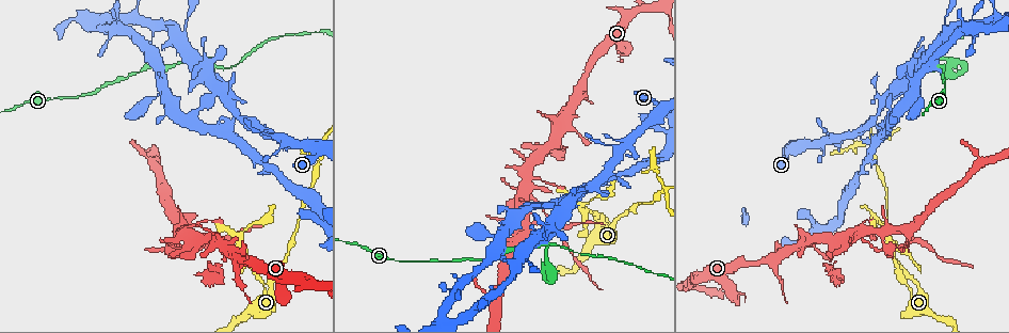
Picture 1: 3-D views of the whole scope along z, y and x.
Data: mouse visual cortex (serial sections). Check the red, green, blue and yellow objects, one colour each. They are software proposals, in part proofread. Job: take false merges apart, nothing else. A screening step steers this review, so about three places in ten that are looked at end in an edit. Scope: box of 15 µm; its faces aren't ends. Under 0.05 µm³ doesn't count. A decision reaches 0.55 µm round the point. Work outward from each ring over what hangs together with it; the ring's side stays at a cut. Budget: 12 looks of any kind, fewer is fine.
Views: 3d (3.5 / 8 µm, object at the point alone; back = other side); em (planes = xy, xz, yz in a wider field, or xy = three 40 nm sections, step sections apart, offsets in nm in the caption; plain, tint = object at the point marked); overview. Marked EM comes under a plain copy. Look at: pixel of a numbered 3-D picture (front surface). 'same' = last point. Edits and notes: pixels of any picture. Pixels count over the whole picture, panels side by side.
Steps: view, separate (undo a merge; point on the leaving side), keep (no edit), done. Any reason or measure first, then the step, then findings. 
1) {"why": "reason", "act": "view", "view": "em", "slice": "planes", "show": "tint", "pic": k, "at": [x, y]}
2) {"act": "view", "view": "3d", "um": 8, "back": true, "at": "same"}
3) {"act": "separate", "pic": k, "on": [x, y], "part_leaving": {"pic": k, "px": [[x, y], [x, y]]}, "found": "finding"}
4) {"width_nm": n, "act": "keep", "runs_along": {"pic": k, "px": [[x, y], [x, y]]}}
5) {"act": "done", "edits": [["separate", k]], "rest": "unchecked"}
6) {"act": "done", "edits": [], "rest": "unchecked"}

{"why": "calibre changes", "act": "view", "view": "em", "slice": "xy", "step": 5, "show": "tint", "pic": 1, "at": [626, 210]}

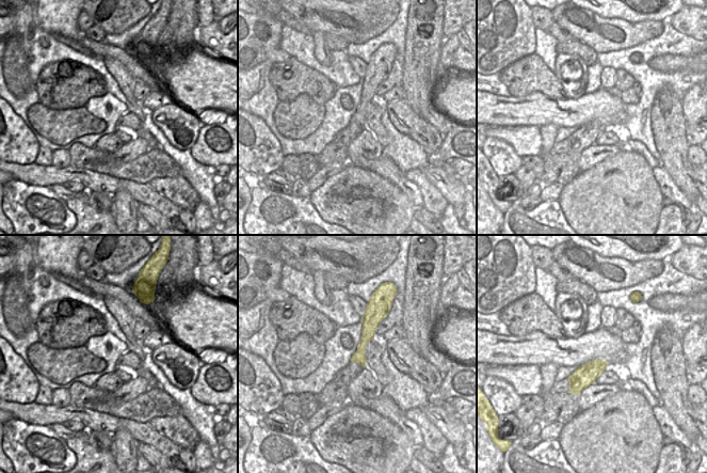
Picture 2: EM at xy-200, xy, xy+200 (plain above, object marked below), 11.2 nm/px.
{"why": "wider look", "act": "view", "view": "3d", "um": 3.5, "at": "same"}

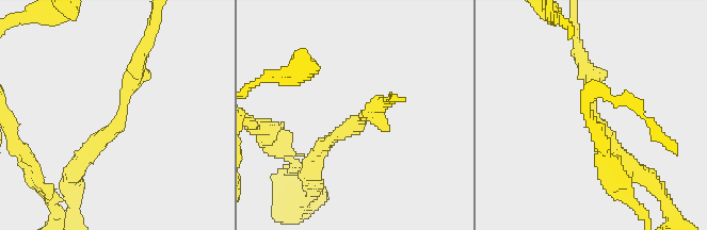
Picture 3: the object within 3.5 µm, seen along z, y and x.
{"arm_widths_nm": [200, 250], "act": "keep", "runs_along": {"pic": 2, "px": [[368, 310], [363, 362]]}, "found": "one cell here"}

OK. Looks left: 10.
{"why": "three-way junction", "act": "view", "view": "3d", "um": 3.5, "pic": 1, "at": [548, 247]}

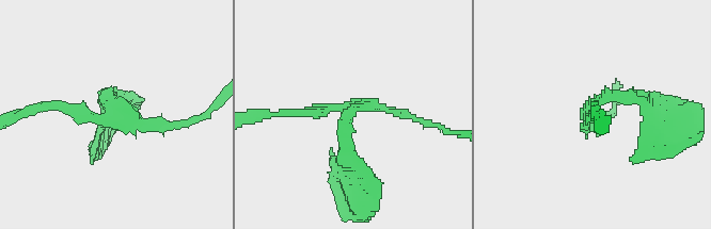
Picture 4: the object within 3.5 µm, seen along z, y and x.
{"arms": 3, "arm_widths_nm": [150, 150, 200], "why": "need the tissue", "act": "view", "view": "em", "slice": "xy", "step": 3, "show": "tint", "pic": 4, "at": [350, 106]}

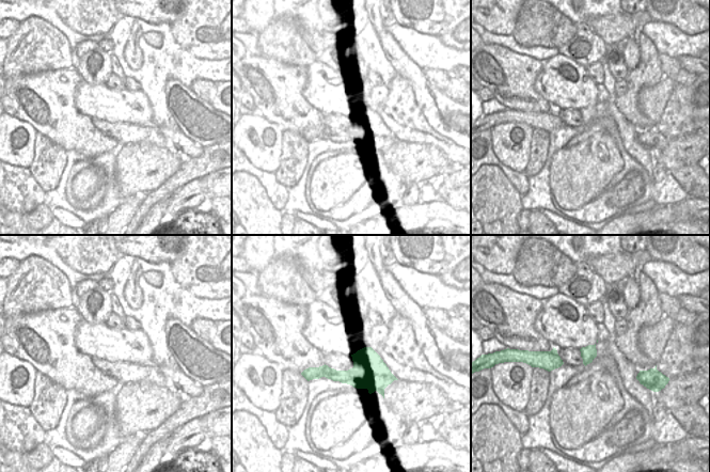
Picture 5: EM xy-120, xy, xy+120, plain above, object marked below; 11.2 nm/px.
{"act": "separate", "pic": 4, "on": [342, 138], "found": "two cells meet here"}

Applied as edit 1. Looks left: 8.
{"why": "three-way junction", "act": "view", "view": "em", "slice": "xy", "step": 2, "show": "tint", "pic": 1, "at": [562, 210]}

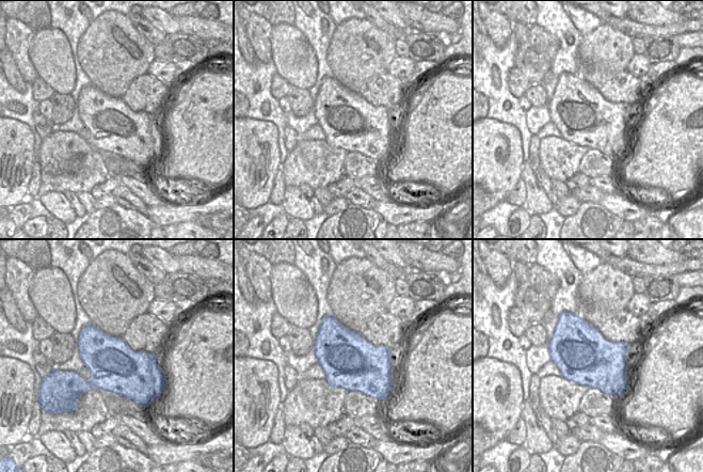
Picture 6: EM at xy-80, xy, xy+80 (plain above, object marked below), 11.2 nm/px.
{"why": "wider look", "act": "view", "view": "3d", "um": 3.5, "at": "same"}

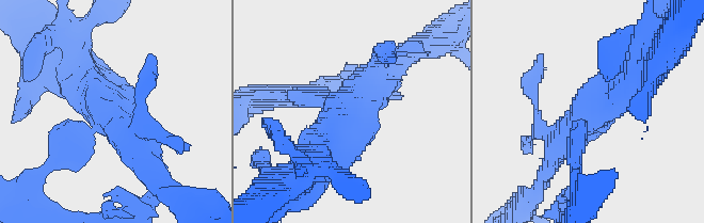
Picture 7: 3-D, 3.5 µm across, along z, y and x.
{"arms": 3, "act": "keep", "runs_along": {"pic": 7, "px": [[552, 163], [597, 104], [636, 78]]}, "found": "one cell here"}

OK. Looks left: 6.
{"why": "abrupt turn", "act": "view", "view": "3d", "um": 3.5, "pic": 1, "at": [579, 206]}

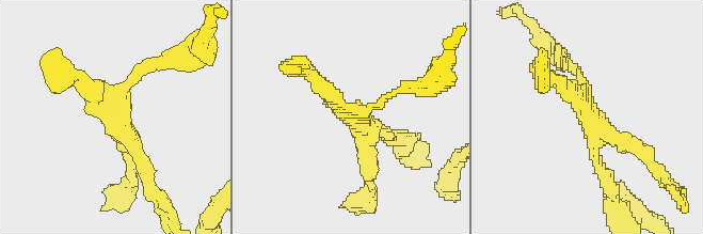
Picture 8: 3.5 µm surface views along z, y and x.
{"act": "view", "view": "em", "slice": "xy", "step": 1, "show": "tint", "pic": 8, "at": [589, 115]}

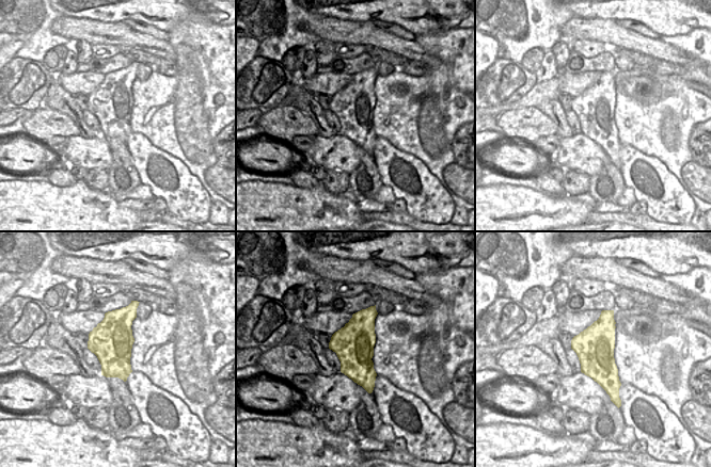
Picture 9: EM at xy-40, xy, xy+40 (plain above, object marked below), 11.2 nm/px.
{"width_nm": 460, "act": "keep", "runs_along": {"pic": 8, "px": [[607, 176], [585, 84], [565, 64]]}, "found": "all the same cell"}

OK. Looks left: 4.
{"why": "sharp bend", "act": "view", "view": "3d", "um": 3.5, "pic": 1, "at": [834, 272]}

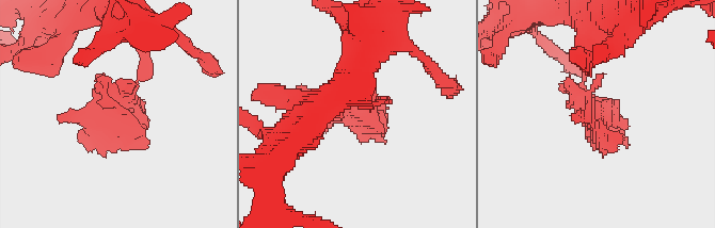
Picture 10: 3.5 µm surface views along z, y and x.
{"act": "keep", "runs_along": {"pic": 10, "px": [[589, 49], [586, 108], [626, 147]]}, "found": "continuous, no second cell"}

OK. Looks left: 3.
{"act": "done", "edits": [["separate", 4]], "rest": "unchecked"}

